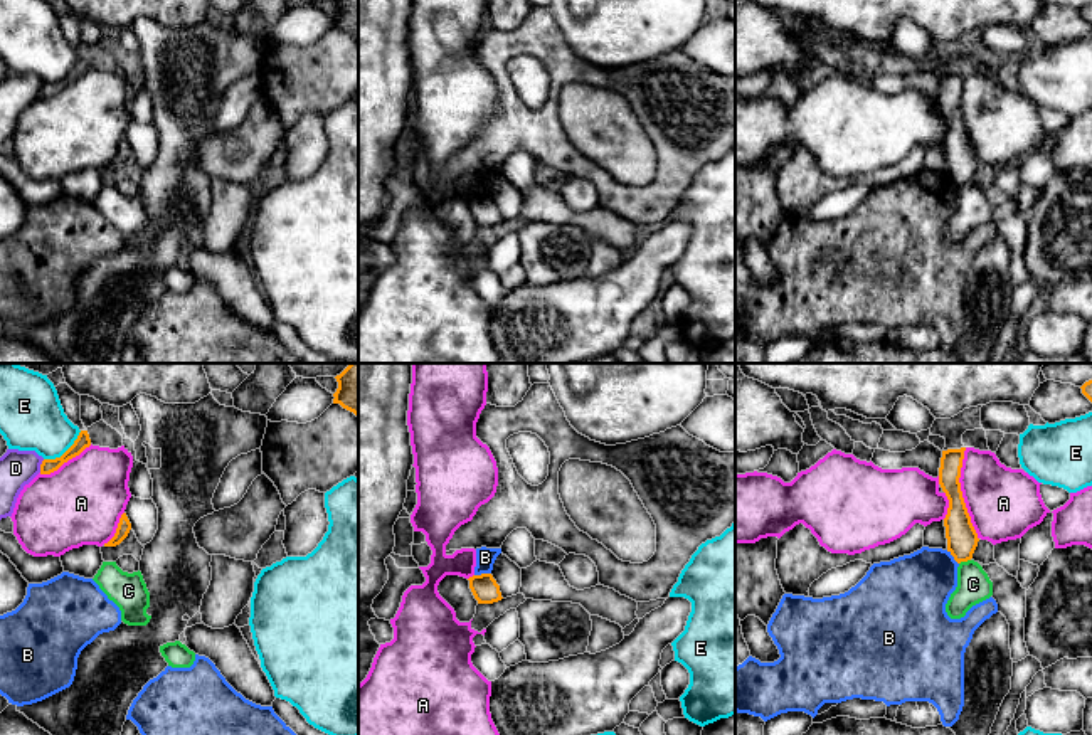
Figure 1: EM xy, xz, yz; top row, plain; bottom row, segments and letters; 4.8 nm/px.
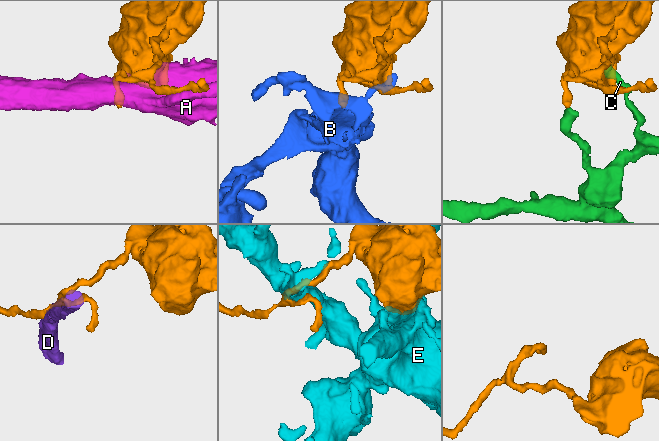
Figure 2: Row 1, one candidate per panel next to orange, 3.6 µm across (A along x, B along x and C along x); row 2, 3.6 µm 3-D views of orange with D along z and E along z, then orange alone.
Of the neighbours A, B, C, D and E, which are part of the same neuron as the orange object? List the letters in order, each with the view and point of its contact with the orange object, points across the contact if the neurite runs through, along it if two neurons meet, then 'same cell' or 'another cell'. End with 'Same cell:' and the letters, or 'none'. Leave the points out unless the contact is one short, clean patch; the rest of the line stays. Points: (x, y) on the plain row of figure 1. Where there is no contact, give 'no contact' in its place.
A: meets orange in yz at (961, 116); another cell
B: meets orange in xz at (482, 197); border along xz (490, 195), (475, 199); another cell
C: meets orange in yz at (964, 184); border along yz (970, 182), (959, 187); another cell
D: meets orange in xy at (41, 89); another cell
E: meets orange in xy at (66, 74); another cell
Same cell: none

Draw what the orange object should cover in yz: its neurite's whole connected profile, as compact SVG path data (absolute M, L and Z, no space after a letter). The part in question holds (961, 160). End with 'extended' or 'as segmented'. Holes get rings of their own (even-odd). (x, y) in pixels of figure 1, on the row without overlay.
M966 71L942 74L939 91L939 108L949 123L944 141L947 175L957 187L971 183L979 165L959 106L964 74Z; as segmented

